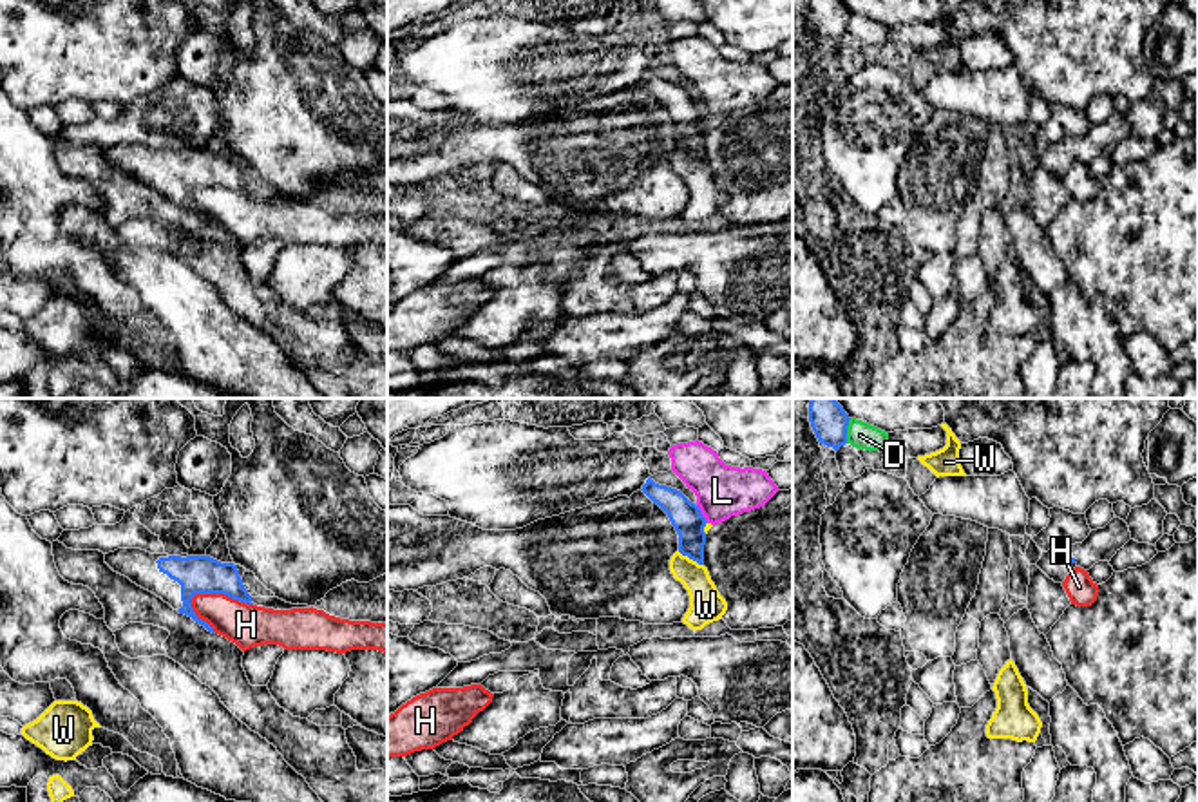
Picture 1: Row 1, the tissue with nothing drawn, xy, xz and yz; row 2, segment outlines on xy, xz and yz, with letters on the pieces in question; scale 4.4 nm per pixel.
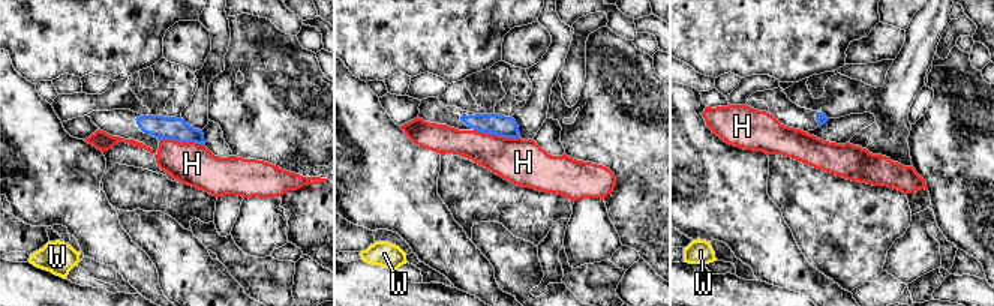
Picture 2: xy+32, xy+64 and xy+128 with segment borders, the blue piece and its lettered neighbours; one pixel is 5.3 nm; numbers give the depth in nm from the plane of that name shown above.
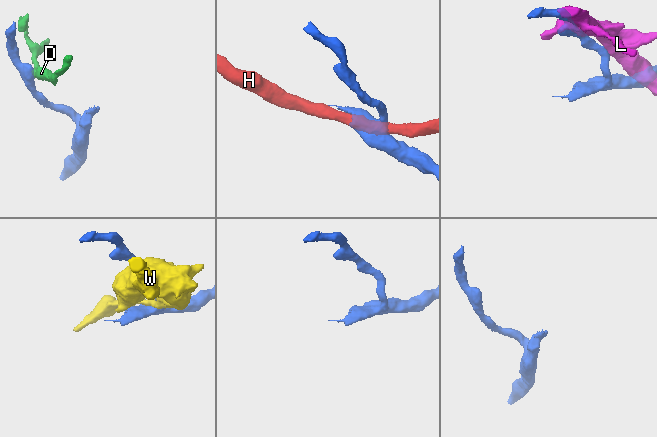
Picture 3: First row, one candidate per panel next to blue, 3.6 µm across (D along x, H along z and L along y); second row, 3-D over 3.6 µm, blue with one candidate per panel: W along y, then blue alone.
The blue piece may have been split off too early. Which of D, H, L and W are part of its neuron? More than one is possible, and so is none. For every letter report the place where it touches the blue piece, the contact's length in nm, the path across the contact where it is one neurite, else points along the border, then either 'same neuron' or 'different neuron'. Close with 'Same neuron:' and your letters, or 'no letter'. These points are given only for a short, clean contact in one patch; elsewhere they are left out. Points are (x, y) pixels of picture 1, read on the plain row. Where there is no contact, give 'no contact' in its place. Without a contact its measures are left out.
D: meets blue in yz at (846, 26); contact 110 nm long; border along yz (851, 13), (846, 24), (846, 37); different neuron
H: meets blue in xy at (221, 187); contact 280 nm long; different neuron
L: meets blue in xz at (701, 107); contact 100 nm long; different neuron
W: meets blue in xz at (690, 152); contact 140 nm long; different neuron
Same neuron: no letter

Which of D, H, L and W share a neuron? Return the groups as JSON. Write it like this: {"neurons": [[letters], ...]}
{"neurons": [["D"], ["H"], ["L"], ["W"]]}

